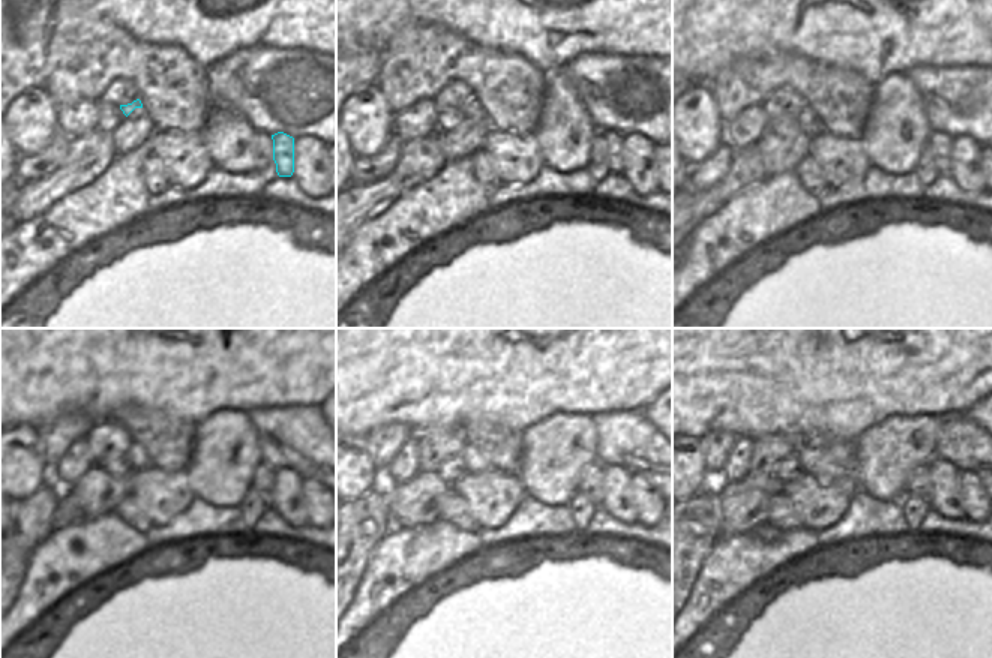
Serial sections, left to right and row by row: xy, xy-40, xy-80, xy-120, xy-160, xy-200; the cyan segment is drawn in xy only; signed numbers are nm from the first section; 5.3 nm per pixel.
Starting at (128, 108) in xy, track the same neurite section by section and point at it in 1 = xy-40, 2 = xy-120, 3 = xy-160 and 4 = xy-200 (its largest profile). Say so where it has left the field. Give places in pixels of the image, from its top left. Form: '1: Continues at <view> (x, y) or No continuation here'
1: Continues at xy-40 (473, 111)
2: Continues at xy-120 (137, 456)
3: Continues at xy-160 (476, 462)
4: Continues at xy-200 (815, 462).

